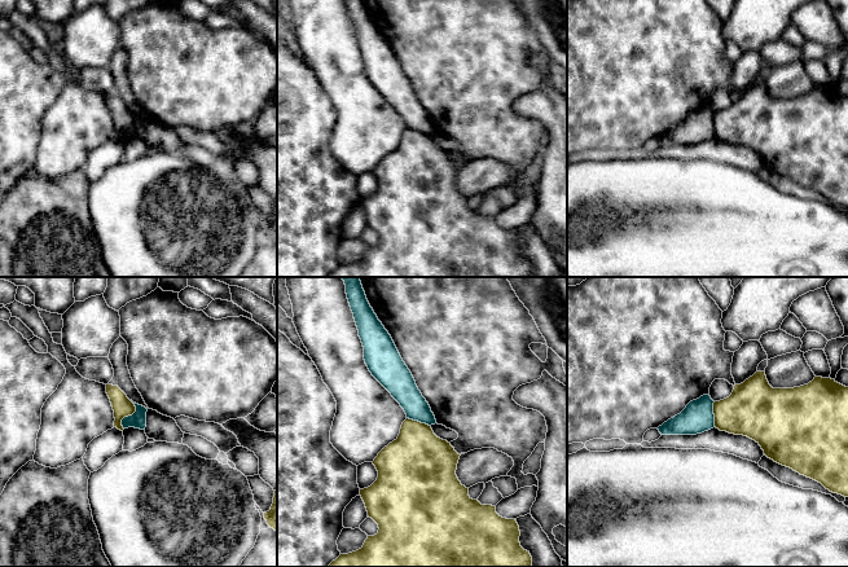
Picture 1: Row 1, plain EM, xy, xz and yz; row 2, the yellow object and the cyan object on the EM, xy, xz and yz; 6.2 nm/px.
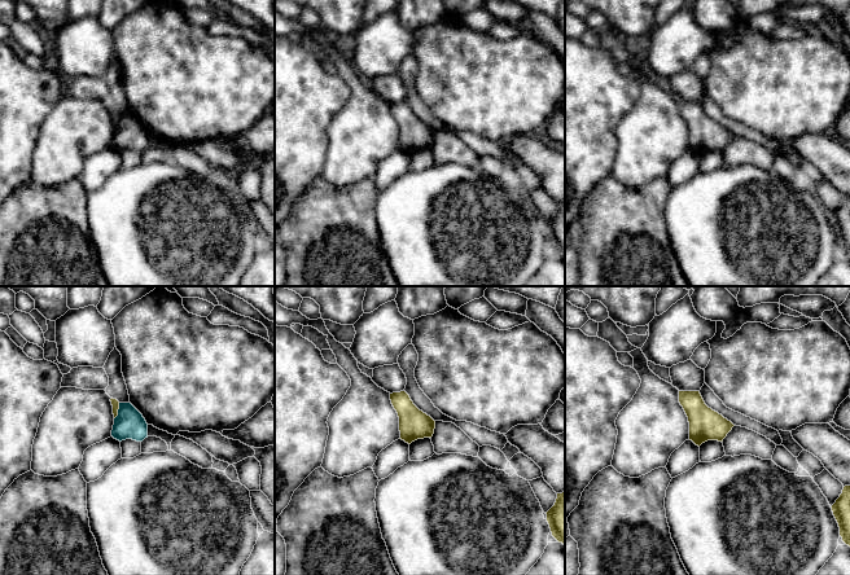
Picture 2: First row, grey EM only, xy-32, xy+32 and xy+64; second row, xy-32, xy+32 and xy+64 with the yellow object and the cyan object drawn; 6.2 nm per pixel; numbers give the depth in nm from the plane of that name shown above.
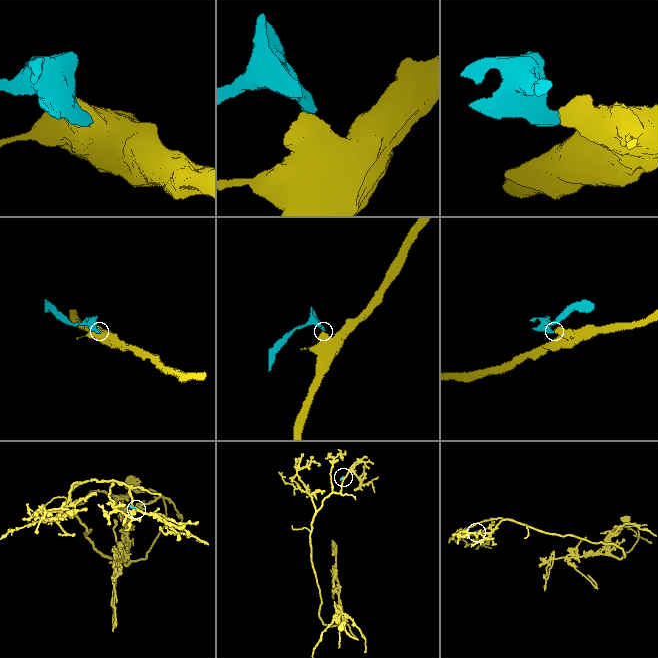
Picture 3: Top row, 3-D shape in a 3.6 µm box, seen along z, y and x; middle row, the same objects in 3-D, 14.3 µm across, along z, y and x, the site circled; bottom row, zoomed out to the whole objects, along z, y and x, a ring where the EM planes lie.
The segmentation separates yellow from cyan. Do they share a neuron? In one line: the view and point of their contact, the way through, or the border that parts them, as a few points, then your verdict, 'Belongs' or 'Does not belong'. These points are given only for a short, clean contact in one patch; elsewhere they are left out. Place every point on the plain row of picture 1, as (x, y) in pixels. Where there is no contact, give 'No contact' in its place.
Touches yellow at xy (128, 124). Boundary: xy (131, 110), (135, 121), (122, 130), (123, 139). Does not belong

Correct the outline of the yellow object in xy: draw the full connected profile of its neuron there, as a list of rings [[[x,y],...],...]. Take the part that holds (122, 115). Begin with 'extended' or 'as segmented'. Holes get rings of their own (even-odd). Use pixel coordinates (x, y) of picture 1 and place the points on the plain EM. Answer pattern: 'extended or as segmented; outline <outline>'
as segmented; outline [[[106,94],[106,104],[114,120],[114,137],[123,141],[122,129],[132,126],[136,117],[118,96]]]

